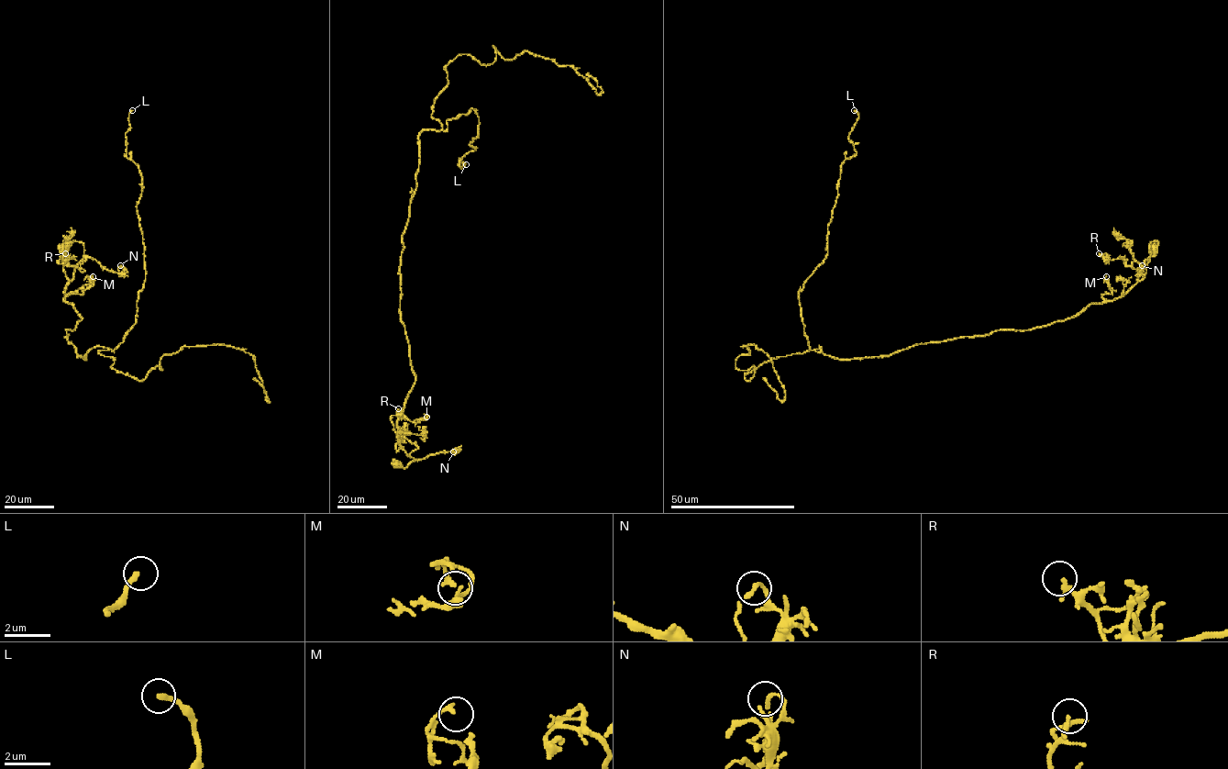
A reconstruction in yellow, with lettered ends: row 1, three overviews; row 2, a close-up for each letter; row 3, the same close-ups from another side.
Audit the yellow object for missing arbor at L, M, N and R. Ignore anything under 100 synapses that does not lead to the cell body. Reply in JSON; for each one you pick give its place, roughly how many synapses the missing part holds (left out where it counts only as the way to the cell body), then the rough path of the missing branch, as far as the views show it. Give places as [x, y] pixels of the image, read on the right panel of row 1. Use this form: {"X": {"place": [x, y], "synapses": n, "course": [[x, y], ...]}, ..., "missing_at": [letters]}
{"missing_at": []}

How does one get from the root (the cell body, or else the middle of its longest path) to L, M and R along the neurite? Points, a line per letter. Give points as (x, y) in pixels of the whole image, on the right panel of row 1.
L: (1153, 249), (1122, 295), (1065, 319), (868, 358), (811, 351), (799, 292), (827, 253), (854, 110)
M: (1153, 249), (1157, 241), (1149, 243), (1145, 275), (1112, 300), (1101, 296), (1112, 295), (1103, 278), (1106, 276)
R: (1153, 249), (1157, 241), (1149, 243), (1149, 261), (1140, 272), (1122, 259), (1104, 263), (1108, 261), (1099, 253)

